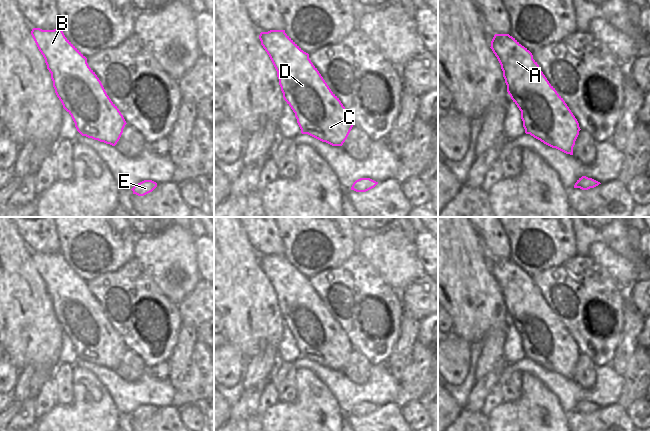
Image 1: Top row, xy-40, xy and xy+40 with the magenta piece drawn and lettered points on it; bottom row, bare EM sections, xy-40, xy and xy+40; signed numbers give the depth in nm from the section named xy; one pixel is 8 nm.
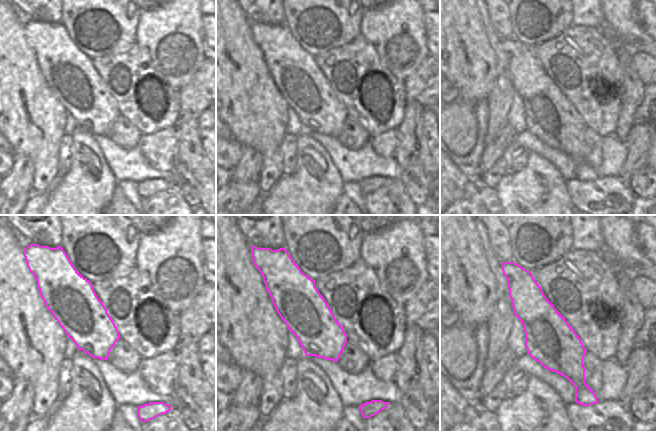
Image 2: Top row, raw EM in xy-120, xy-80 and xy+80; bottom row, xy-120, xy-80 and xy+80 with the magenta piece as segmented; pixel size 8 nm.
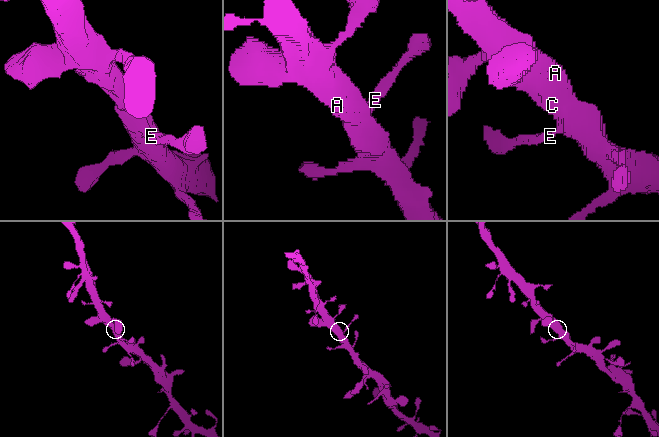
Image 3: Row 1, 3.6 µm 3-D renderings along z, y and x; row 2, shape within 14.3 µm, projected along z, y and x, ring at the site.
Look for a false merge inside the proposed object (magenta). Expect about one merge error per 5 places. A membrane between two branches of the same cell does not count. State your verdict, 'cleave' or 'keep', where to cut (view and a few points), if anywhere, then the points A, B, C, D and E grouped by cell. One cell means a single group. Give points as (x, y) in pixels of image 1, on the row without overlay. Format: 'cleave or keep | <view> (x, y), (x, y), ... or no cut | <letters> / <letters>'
keep | no cut | A B C D E

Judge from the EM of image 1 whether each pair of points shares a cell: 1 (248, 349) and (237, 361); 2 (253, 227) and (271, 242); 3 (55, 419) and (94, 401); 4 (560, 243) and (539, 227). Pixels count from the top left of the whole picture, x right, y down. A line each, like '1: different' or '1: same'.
1: different
2: same
3: same
4: same

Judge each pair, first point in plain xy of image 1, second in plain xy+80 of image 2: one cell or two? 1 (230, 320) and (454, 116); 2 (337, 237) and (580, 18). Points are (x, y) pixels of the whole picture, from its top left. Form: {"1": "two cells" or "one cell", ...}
{"1": "two cells", "2": "two cells"}

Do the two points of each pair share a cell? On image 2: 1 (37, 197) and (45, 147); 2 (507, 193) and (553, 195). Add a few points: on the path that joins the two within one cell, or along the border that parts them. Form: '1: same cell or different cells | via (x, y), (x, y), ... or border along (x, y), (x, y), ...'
1: different cells | border along (55, 176), (45, 191), (33, 192)
2: same cell | via (522, 182), (535, 169), (545, 174), (547, 180)

